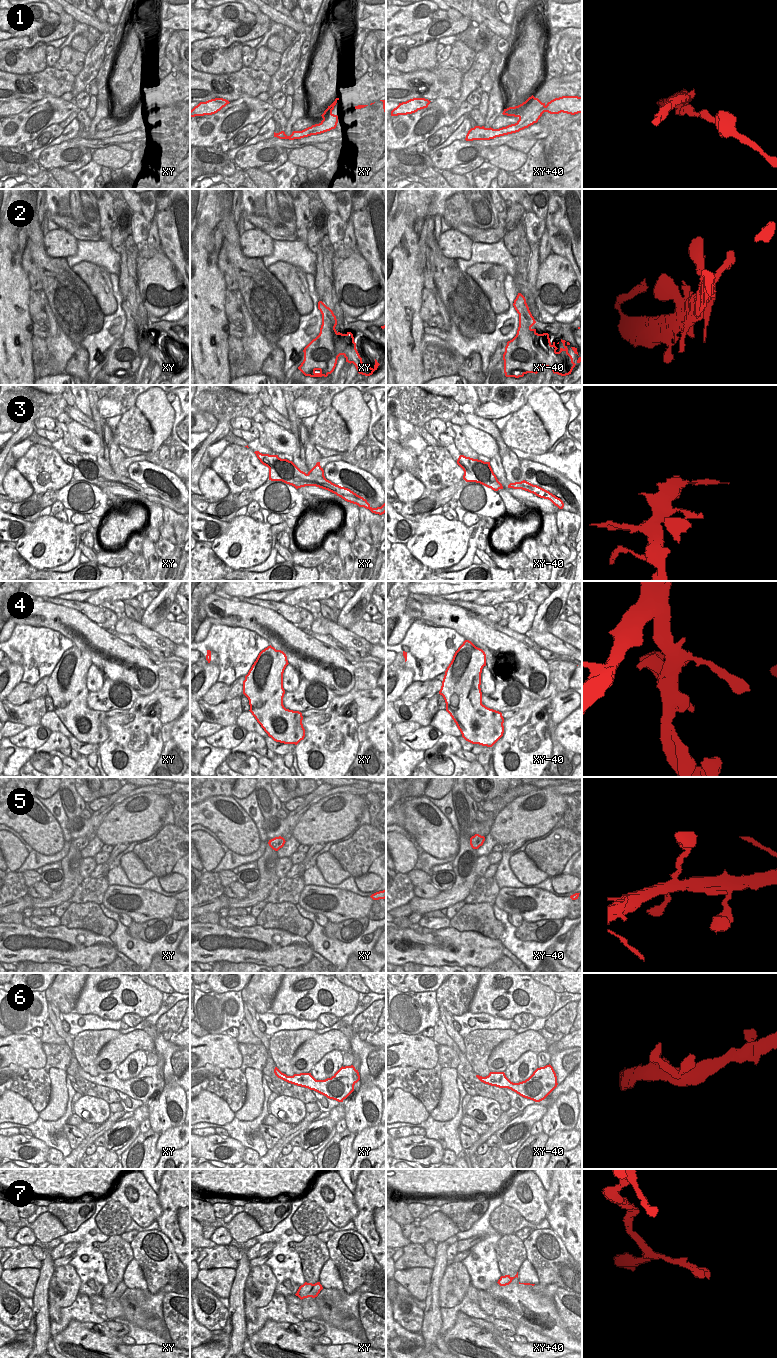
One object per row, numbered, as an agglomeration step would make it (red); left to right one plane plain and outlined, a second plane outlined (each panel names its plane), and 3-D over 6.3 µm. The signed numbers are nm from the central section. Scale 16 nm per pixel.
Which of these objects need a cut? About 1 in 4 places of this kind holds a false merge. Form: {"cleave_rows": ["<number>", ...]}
{"cleave_rows": ["1", "4"]}

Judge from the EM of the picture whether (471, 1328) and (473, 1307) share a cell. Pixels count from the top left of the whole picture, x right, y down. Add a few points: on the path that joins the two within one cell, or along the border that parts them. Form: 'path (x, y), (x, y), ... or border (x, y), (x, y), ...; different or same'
border (491, 1323), (469, 1317), (459, 1311), (451, 1327); different

